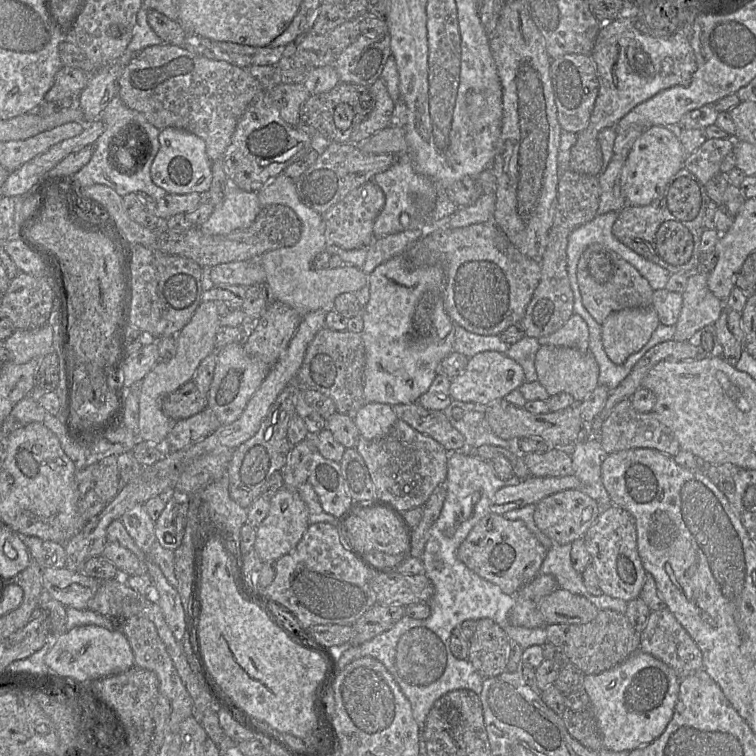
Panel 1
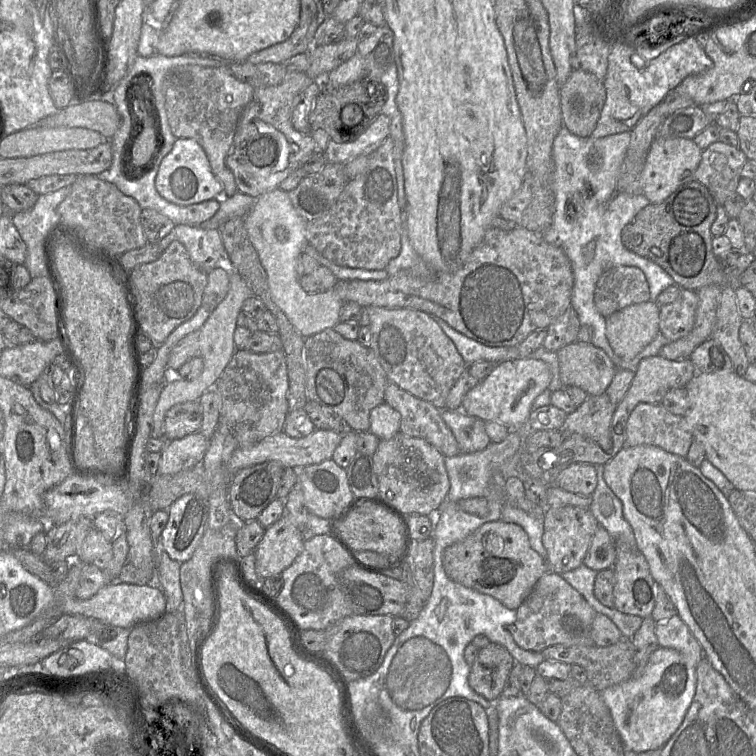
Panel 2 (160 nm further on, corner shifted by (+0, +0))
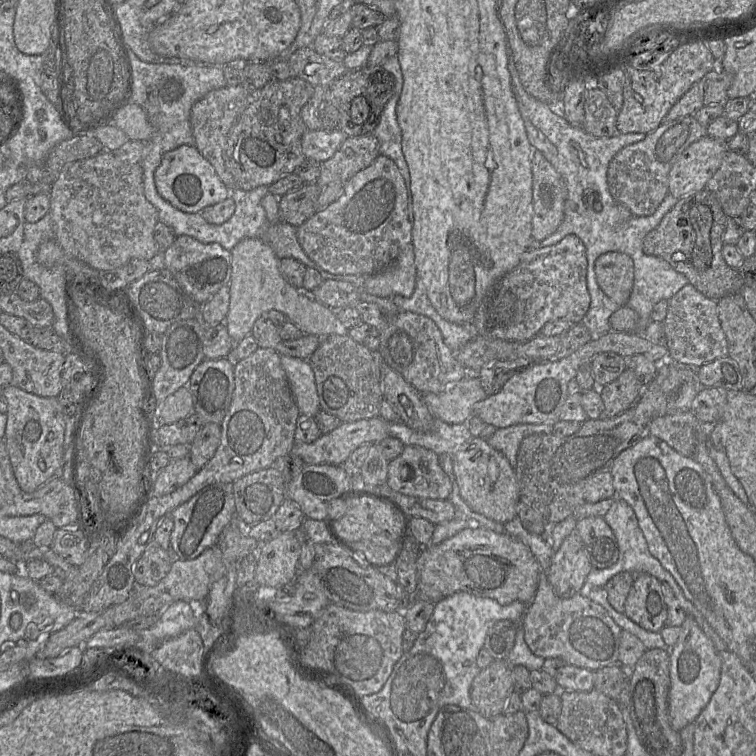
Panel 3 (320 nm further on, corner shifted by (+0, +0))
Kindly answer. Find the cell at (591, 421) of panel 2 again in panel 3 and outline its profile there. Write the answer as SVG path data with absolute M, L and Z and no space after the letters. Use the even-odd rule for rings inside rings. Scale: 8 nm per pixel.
M626 369L616 380L599 388L604 404L600 419L611 419L634 405L645 386L631 369Z

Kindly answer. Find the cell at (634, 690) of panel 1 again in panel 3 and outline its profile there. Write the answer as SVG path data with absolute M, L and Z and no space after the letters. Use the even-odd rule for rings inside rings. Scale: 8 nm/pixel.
M688 615L681 625L681 634L673 647L669 647L670 690L668 712L671 727L680 732L693 723L709 703L719 686L722 659L712 641L705 635L696 620Z

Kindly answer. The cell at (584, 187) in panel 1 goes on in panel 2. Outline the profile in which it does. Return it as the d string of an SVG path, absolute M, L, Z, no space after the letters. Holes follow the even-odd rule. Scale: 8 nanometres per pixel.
M570 306L560 317L547 327L543 348L557 352L562 347L577 341L581 323L575 309Z

